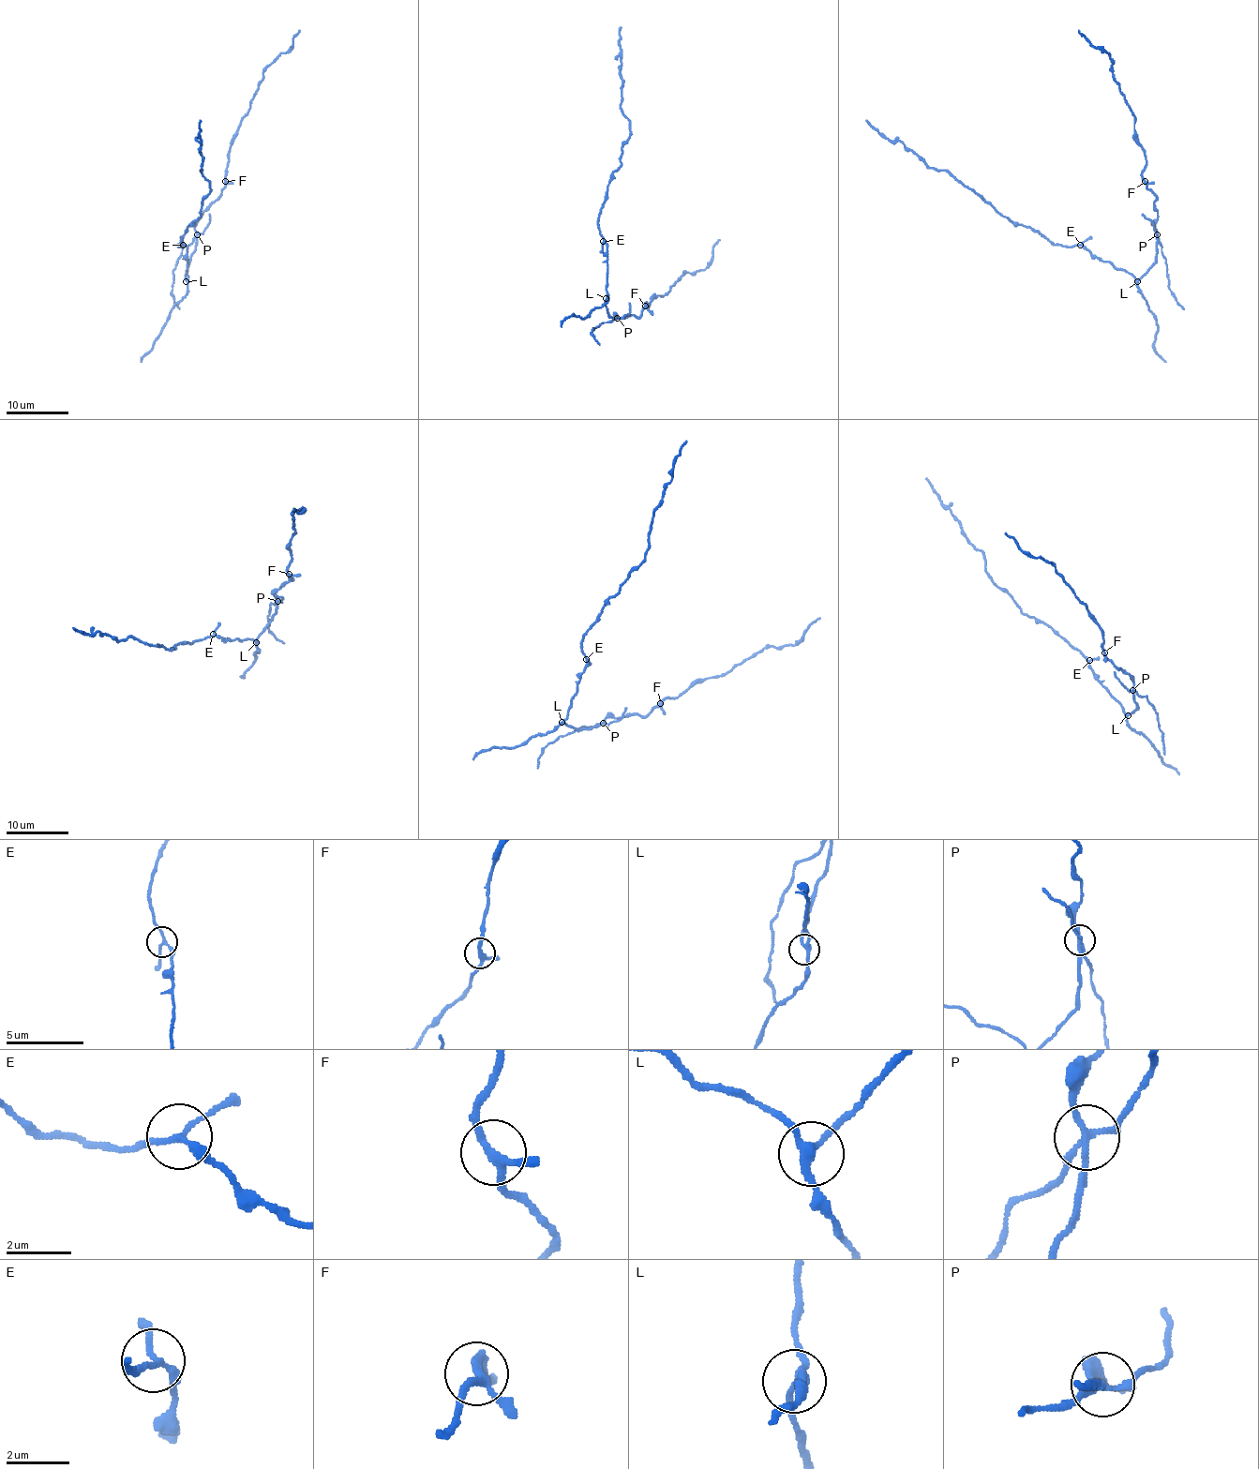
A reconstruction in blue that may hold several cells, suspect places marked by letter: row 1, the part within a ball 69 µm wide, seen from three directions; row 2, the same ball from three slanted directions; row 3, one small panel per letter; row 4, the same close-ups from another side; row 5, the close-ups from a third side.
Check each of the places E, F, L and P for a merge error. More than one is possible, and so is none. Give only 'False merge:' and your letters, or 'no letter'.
False merge: P

